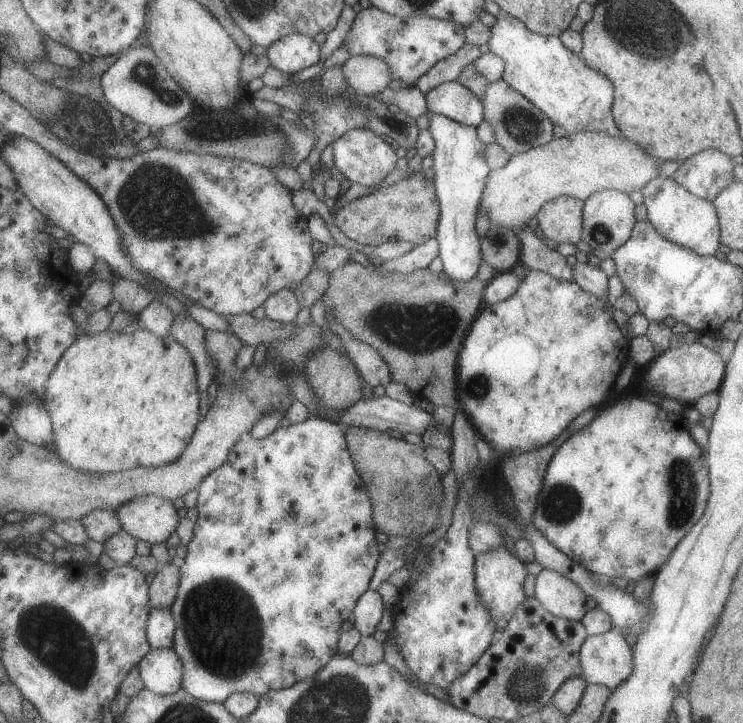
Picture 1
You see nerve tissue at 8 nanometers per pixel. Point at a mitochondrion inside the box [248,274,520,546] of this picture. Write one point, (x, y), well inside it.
(424, 329)

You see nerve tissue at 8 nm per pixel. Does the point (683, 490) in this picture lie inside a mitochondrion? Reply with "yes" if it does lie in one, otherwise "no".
yes

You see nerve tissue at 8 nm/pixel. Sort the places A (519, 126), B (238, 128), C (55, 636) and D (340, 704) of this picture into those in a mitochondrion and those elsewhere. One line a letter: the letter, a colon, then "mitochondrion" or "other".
A: mitochondrion
B: mitochondrion
C: mitochondrion
D: mitochondrion

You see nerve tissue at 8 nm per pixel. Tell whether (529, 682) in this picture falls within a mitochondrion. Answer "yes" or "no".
yes

